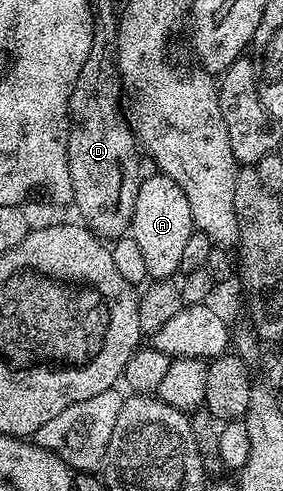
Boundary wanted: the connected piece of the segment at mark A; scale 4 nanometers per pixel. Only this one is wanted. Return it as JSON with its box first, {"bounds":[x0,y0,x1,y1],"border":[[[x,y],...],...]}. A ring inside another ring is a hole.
{"bounds":[129,172,195,280],"border":[[[151,172],[151,175],[148,173],[139,186],[129,229],[129,236],[137,240],[139,251],[143,254],[148,279],[171,280],[180,273],[181,256],[194,230],[195,221],[189,200],[185,192],[181,192],[181,184],[158,172]]]}

